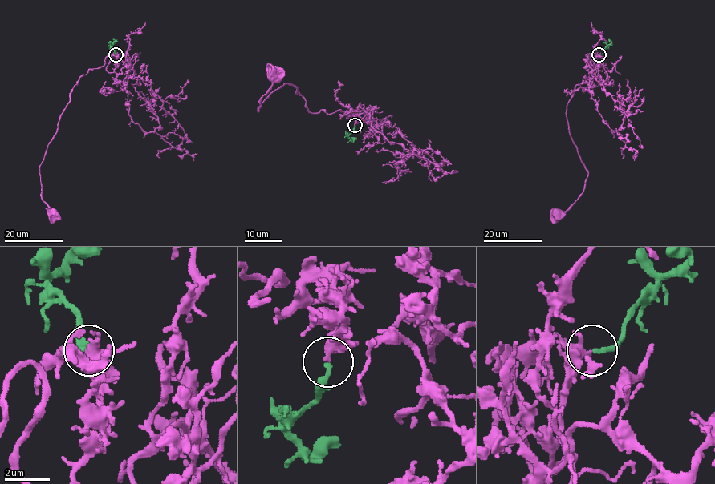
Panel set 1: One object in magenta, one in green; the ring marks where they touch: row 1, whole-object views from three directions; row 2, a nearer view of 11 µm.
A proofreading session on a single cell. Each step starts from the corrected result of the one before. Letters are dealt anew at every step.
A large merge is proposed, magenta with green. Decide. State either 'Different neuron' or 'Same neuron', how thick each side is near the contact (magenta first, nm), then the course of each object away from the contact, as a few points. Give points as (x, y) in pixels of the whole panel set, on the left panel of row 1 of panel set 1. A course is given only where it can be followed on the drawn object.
Same neuron. Thickness 240 nm (magenta) against 240 nm. Course of magenta: (115, 54), (112, 72), (107, 70), (108, 56), (74, 86), (39, 166), (41, 199), (51, 215). Course of green: (115, 54), (111, 46), (112, 39)

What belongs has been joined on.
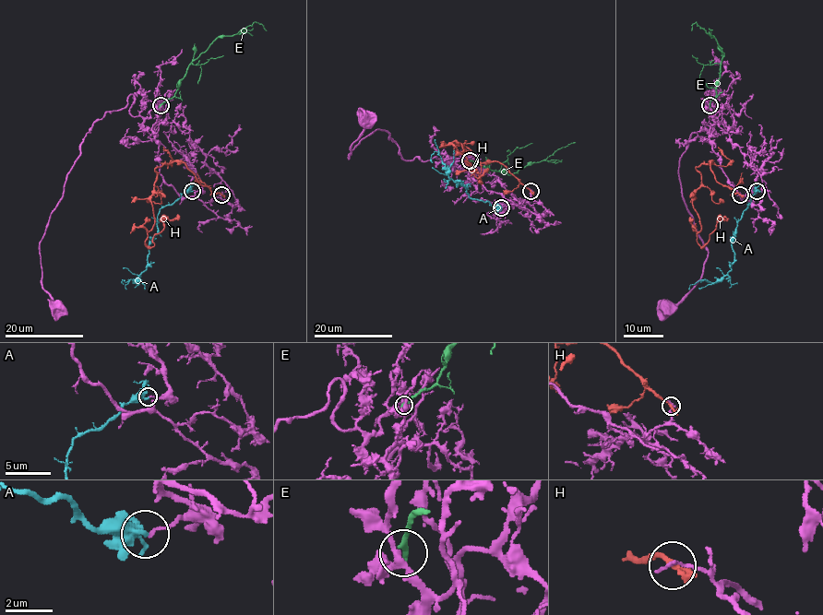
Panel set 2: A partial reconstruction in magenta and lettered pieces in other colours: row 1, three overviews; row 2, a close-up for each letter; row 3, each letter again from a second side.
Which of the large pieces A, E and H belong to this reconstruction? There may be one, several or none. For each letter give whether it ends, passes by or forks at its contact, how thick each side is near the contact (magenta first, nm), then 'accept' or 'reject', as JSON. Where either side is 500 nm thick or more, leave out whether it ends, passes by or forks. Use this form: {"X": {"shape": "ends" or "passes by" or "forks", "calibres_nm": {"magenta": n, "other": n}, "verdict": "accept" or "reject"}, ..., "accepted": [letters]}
{"A": {"shape": "ends", "calibres_nm": {"magenta": 130, "other": 400}, "verdict": "reject"}, "E": {"shape": "ends", "calibres_nm": {"magenta": 240, "other": 280}, "verdict": "reject"}, "H": {"shape": "forks", "calibres_nm": {"magenta": 190, "other": 190}, "verdict": "reject"}, "accepted": []}

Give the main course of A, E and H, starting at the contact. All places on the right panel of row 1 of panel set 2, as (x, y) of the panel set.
A: (757, 190), (737, 224), (731, 269), (714, 283), (699, 279), (688, 289)
E: (709, 106), (716, 95), (716, 82), (724, 53), (714, 38), (697, 22), (692, 25), (692, 30)
H: (740, 195), (715, 180), (711, 161), (697, 167), (701, 183), (693, 206), (700, 246), (727, 218), (719, 214)

